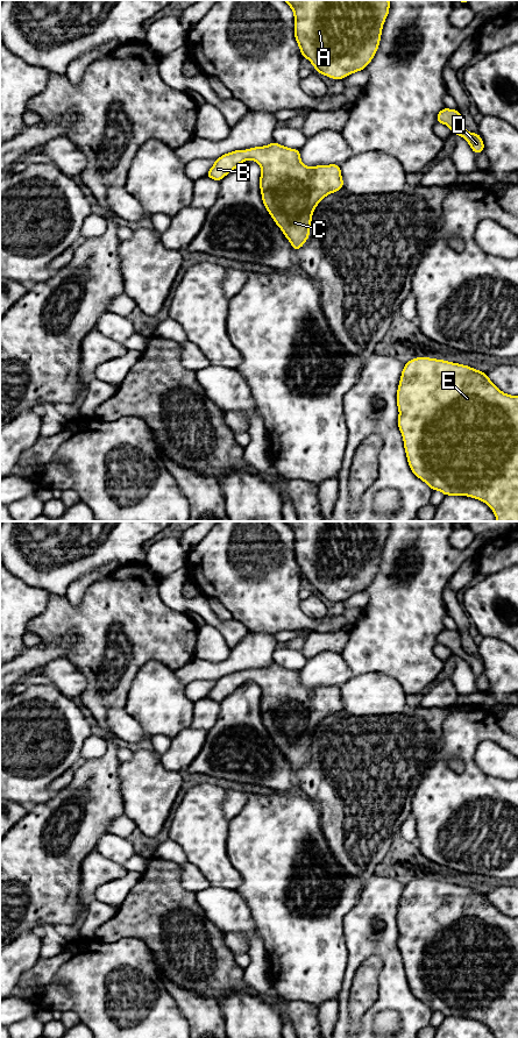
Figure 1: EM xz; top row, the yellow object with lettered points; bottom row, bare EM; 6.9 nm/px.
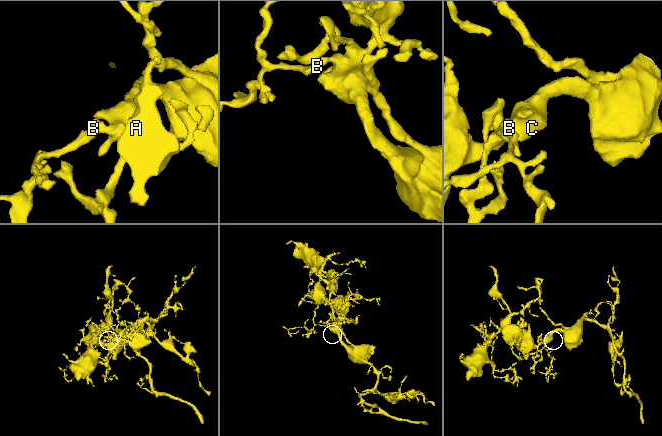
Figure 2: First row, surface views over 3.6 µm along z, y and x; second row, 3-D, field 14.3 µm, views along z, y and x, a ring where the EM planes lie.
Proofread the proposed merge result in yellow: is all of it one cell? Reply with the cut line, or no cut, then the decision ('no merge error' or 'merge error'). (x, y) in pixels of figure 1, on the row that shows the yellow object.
no cut; no merge error

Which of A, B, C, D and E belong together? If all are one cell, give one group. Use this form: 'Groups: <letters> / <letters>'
Groups: A B C D E

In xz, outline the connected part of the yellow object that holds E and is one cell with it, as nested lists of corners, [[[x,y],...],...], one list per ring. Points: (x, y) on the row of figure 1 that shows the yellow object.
[[[417,357],[405,363],[397,391],[399,417],[397,425],[404,439],[404,448],[411,471],[424,481],[432,490],[439,490],[445,496],[468,496],[484,502],[494,511],[497,521],[518,521],[518,396],[503,393],[485,372],[468,365],[444,360]]]

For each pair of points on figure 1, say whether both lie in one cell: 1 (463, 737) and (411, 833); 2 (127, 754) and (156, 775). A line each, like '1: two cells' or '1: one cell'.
1: two cells
2: two cells

